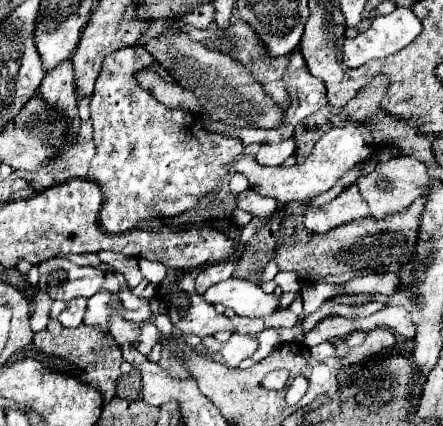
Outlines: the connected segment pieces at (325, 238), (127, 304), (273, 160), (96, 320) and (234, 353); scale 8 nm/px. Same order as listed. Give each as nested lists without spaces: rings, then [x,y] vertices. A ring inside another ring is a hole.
[[[424,198],[414,200],[408,208],[386,218],[352,220],[324,234],[306,232],[302,218],[310,206],[312,204],[304,200],[292,201],[286,206],[288,214],[282,220],[282,238],[278,240],[278,248],[274,250],[274,260],[278,264],[278,270],[298,272],[302,282],[340,284],[350,278],[372,272],[390,272],[392,264],[400,266],[404,264],[404,260],[408,260],[408,256],[412,256],[412,248],[416,246],[416,228],[420,224],[418,218],[424,208]]]
[[[121,283],[121,288],[119,290],[120,299],[122,300],[122,304],[125,308],[137,310],[150,304],[151,300],[139,298],[138,296],[134,295],[129,288],[125,287],[127,287],[126,283]]]
[[[292,136],[280,140],[278,144],[262,144],[256,154],[256,160],[260,164],[282,164],[290,154],[294,154],[294,150],[296,150],[296,140]]]
[[[100,290],[96,292],[92,298],[88,298],[88,308],[86,308],[86,316],[84,322],[86,324],[94,324],[94,326],[102,326],[108,332],[108,302],[110,302],[110,292]]]
[[[232,334],[228,342],[218,342],[214,336],[206,336],[202,344],[210,358],[218,356],[224,360],[224,364],[230,364],[230,366],[238,366],[244,358],[252,356],[258,348],[258,340],[244,334]]]

